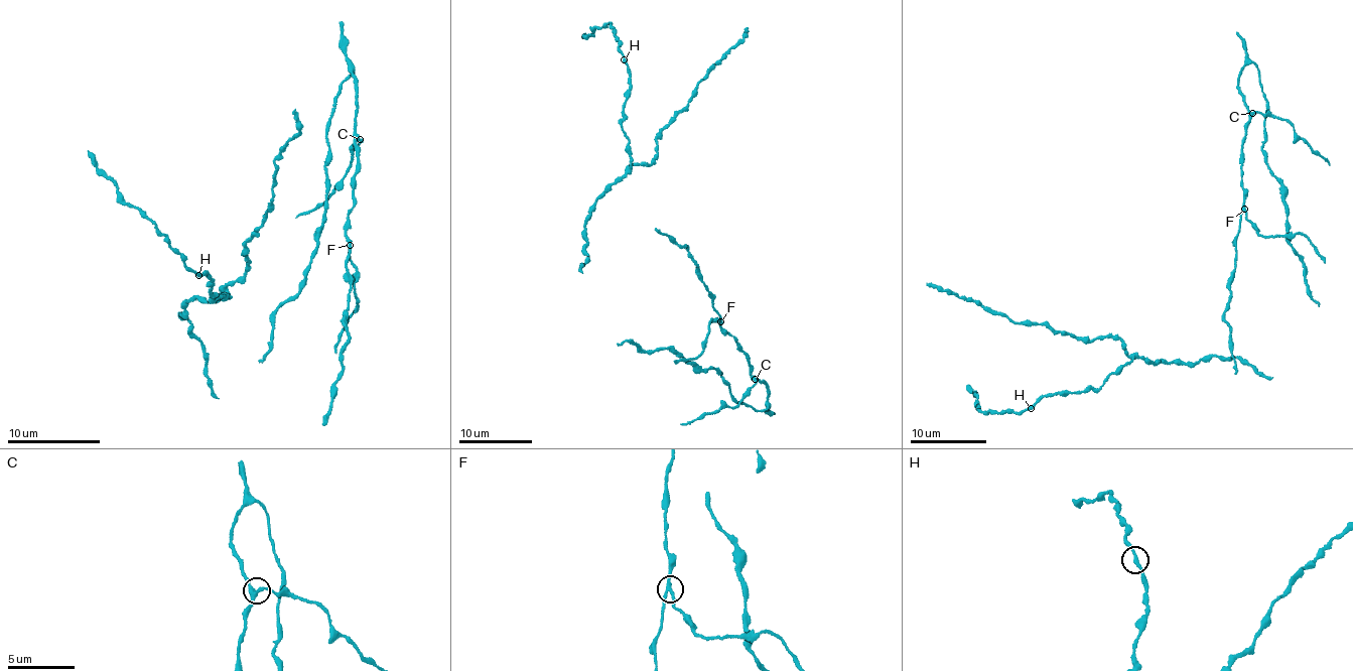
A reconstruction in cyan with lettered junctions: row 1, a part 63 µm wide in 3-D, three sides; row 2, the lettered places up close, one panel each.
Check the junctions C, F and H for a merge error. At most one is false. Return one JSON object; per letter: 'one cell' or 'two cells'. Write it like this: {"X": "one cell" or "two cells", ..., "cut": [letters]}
{"C": "one cell", "F": "two cells", "H": "one cell", "cut": ["F"]}

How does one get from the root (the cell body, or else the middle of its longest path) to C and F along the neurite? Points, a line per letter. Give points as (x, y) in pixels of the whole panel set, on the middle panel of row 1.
C: (652, 352), (668, 348), (696, 370), (714, 368), (733, 400), (759, 410), (769, 396), (764, 381), (755, 379)
F: (652, 352), (668, 348), (696, 370), (714, 368), (733, 400), (765, 408), (765, 383), (752, 377), (720, 321)

